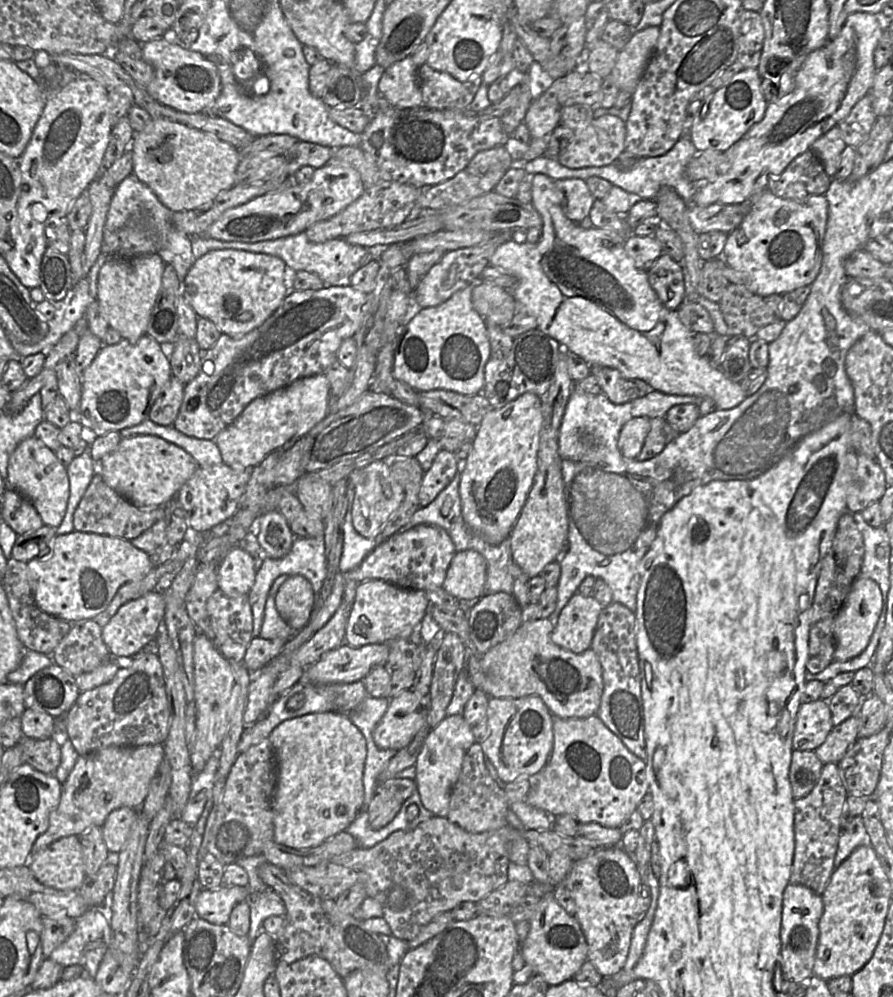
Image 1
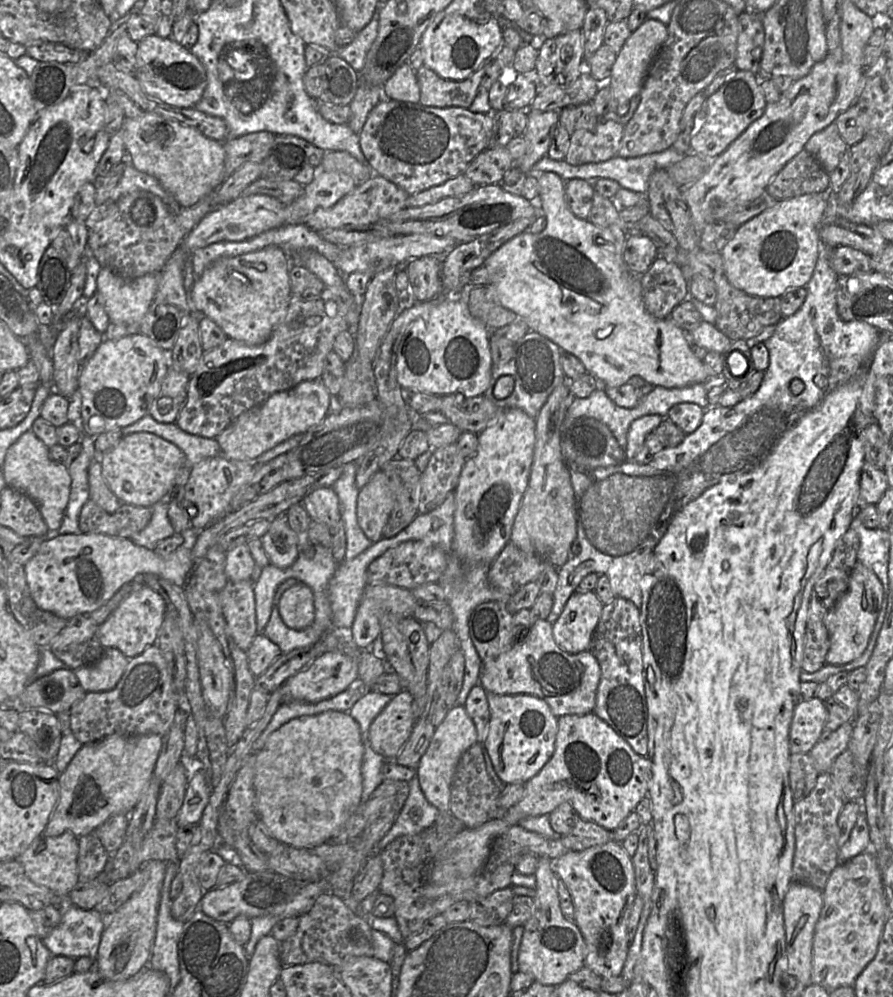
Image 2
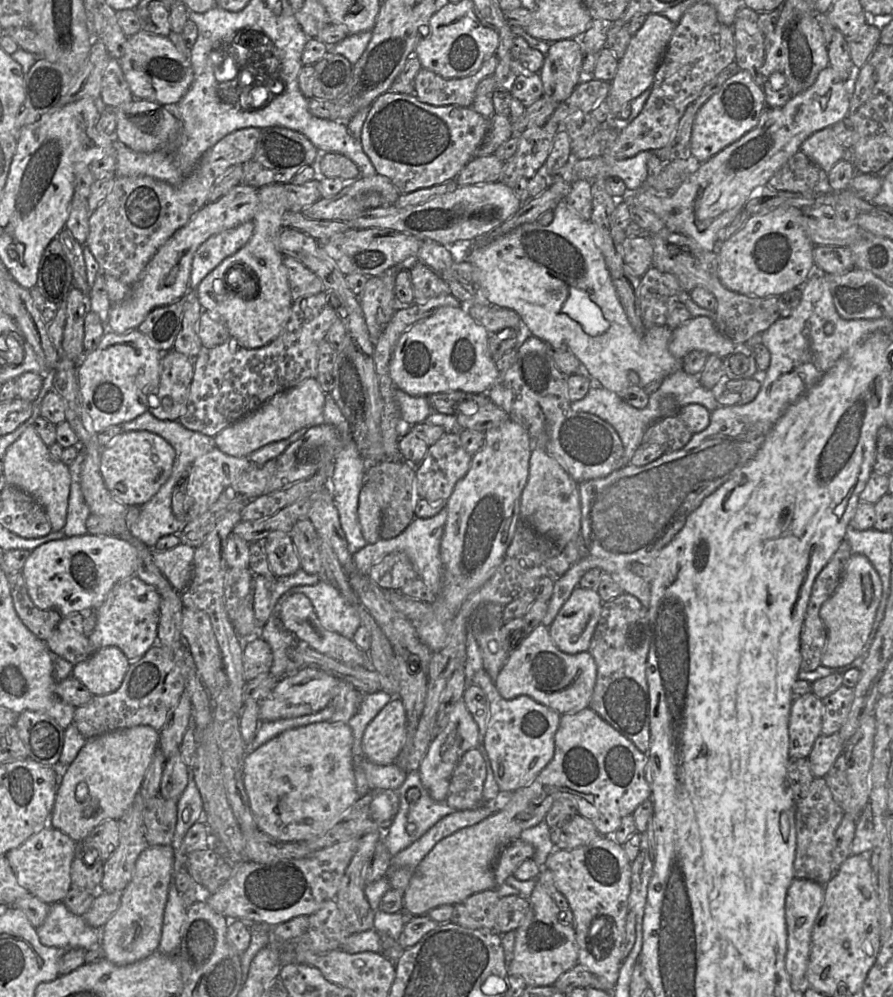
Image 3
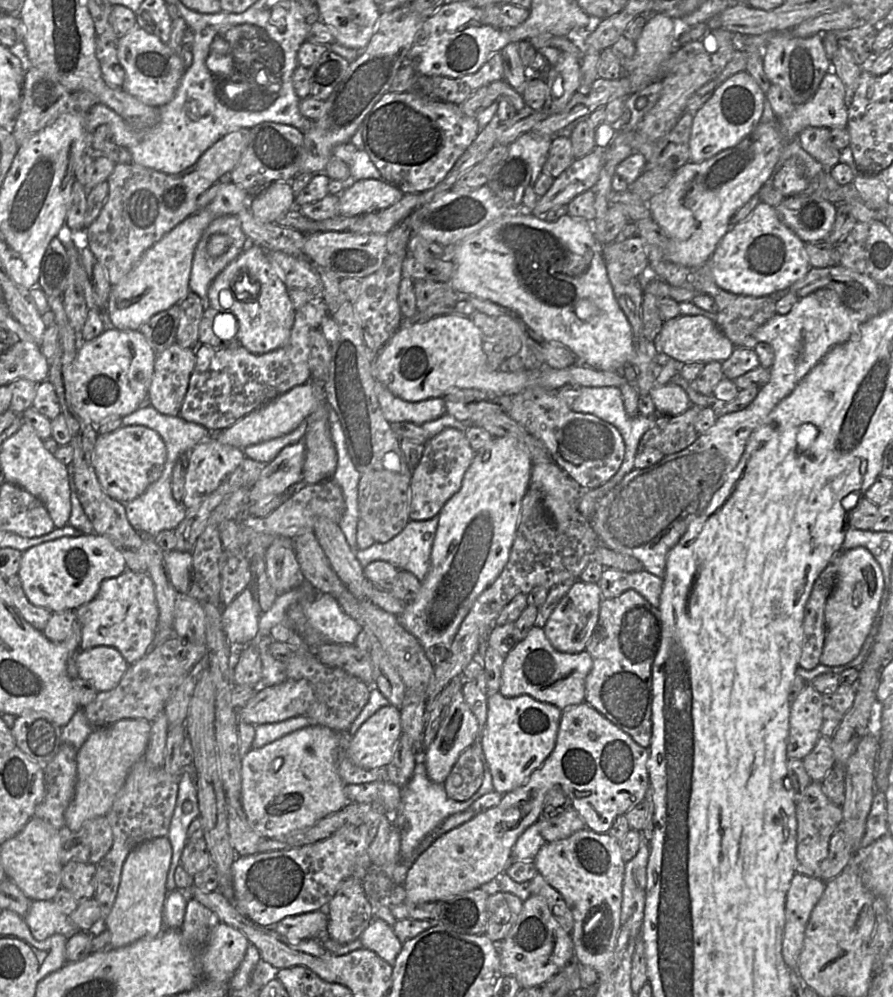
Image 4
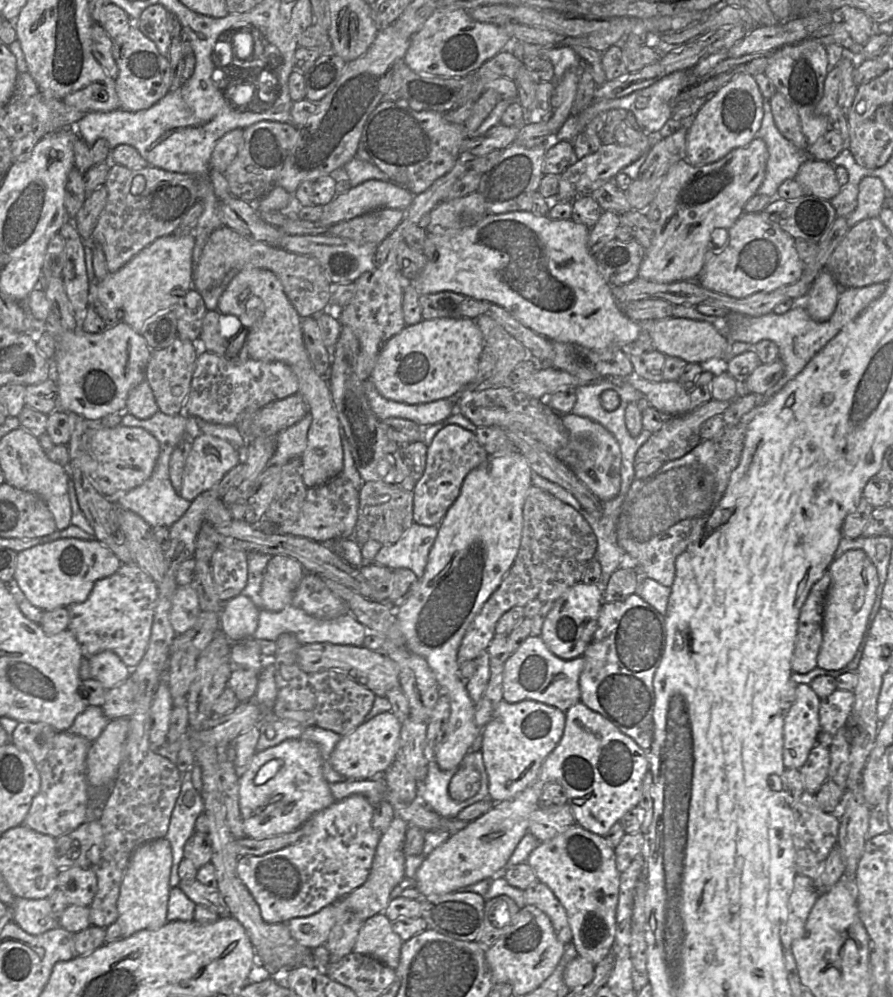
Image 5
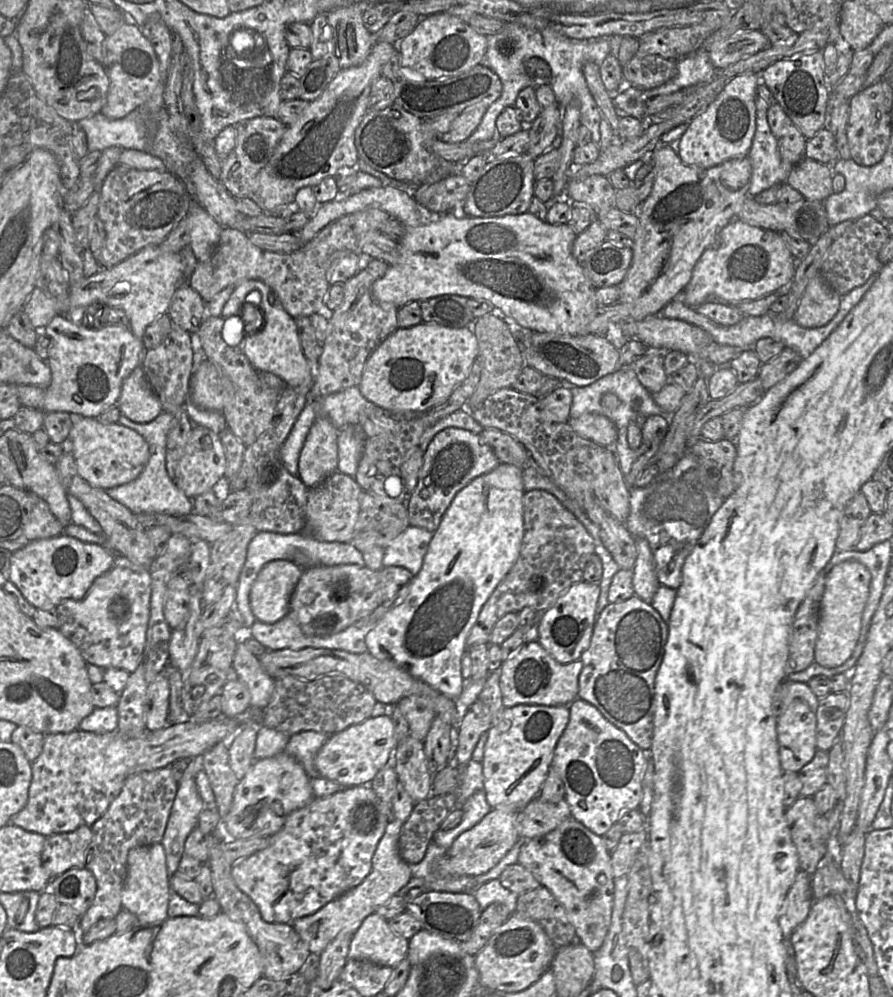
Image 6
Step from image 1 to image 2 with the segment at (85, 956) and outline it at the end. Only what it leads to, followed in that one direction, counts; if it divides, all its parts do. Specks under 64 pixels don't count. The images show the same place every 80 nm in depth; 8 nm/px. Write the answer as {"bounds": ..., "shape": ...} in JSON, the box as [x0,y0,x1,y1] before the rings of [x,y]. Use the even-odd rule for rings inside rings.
{"bounds":[42,906,105,959],"shape":[[[59,906],[61,921],[42,941],[52,956],[96,959],[105,918],[95,909]]]}

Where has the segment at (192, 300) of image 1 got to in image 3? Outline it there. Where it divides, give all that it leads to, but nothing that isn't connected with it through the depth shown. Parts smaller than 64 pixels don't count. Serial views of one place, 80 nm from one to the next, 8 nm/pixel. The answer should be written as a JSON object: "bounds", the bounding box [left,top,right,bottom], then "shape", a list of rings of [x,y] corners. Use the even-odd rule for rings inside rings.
{"bounds":[195,183,293,349],"shape":[[[273,183],[260,188],[258,200],[250,241],[215,267],[195,290],[203,311],[215,312],[228,328],[230,337],[249,349],[263,347],[280,335],[290,318],[293,302],[284,255],[277,244],[285,215],[290,211],[285,184]],[[232,269],[244,269],[255,278],[255,296],[245,298],[226,284],[226,274]]]}

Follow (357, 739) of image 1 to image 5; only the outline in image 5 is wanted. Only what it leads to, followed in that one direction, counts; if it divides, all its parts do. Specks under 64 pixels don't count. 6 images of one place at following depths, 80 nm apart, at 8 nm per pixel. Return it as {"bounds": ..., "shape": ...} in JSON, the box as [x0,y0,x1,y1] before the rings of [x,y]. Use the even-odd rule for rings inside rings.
{"bounds":[239,739,334,839],"shape":[[[287,739],[280,744],[255,752],[239,777],[239,807],[246,837],[263,839],[293,832],[315,813],[329,807],[334,799],[322,769],[318,746],[312,742]]]}

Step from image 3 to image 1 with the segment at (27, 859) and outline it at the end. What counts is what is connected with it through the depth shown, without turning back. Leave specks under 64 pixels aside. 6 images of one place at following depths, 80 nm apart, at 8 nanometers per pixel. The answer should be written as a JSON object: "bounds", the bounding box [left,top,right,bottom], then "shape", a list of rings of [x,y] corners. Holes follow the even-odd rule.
{"bounds":[27,835,86,890],"shape":[[[75,835],[62,837],[31,854],[27,866],[40,883],[57,890],[78,890],[86,877],[82,847]]]}

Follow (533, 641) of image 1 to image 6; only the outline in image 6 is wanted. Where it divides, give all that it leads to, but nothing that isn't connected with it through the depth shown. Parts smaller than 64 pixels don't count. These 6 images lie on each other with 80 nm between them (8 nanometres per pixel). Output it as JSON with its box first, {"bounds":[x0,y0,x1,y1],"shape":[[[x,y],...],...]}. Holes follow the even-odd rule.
{"bounds":[499,641,582,707],"shape":[[[538,641],[525,643],[516,653],[503,661],[499,670],[499,684],[503,707],[519,704],[569,706],[578,698],[578,678],[582,661],[558,663]]]}

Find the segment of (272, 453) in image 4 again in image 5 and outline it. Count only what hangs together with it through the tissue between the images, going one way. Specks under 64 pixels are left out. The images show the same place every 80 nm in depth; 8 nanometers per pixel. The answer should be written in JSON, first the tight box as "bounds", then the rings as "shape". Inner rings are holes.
{"bounds":[268,412,312,465],"shape":[[[308,412],[300,421],[277,434],[276,450],[268,465],[283,465],[294,458],[301,458],[307,445],[312,416]]]}

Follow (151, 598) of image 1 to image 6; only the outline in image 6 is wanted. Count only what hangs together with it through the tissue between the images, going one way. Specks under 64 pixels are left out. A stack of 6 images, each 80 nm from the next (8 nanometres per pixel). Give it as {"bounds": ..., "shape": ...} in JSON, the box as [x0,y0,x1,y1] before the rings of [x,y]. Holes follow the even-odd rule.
{"bounds":[56,555,151,672],"shape":[[[115,555],[113,566],[97,577],[82,600],[68,599],[56,606],[59,614],[58,630],[79,650],[86,663],[107,668],[118,668],[133,672],[139,662],[146,643],[150,617],[151,576],[148,568],[135,564],[122,555]]]}

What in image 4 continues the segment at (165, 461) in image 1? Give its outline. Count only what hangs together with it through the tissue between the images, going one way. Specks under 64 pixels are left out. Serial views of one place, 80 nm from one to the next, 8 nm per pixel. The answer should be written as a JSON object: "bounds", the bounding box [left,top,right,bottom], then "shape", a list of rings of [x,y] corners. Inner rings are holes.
{"bounds":[94,425,166,504],"shape":[[[121,425],[113,432],[97,435],[94,469],[102,490],[124,504],[140,496],[160,478],[166,457],[165,443],[156,431],[142,425]]]}

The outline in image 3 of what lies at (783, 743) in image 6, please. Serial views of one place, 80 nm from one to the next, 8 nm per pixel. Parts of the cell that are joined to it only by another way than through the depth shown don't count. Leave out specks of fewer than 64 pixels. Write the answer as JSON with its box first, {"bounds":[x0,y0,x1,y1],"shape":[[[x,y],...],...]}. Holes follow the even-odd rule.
{"bounds":[789,691,823,758],"shape":[[[812,691],[792,702],[789,718],[789,756],[807,758],[823,724],[823,701]]]}

